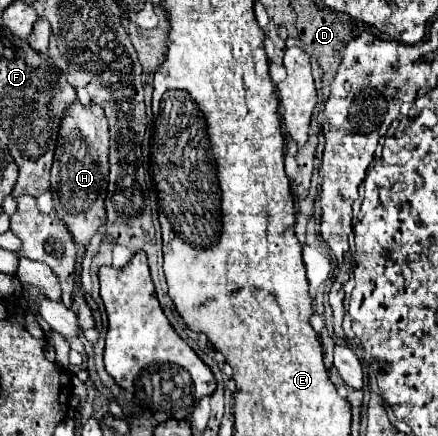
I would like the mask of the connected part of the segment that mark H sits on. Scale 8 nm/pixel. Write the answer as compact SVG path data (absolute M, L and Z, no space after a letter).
M75 103L71 109L67 109L67 117L61 121L59 131L59 145L55 147L55 161L51 167L51 193L53 193L53 207L57 213L57 219L65 225L65 229L71 233L73 243L77 245L77 289L73 293L73 307L79 319L79 327L83 331L95 327L93 311L85 301L85 293L81 289L81 259L85 253L87 243L97 233L99 227L105 225L105 191L107 191L107 175L109 175L109 129L107 119L103 115L103 109L91 103L89 107L83 107L81 103Z

